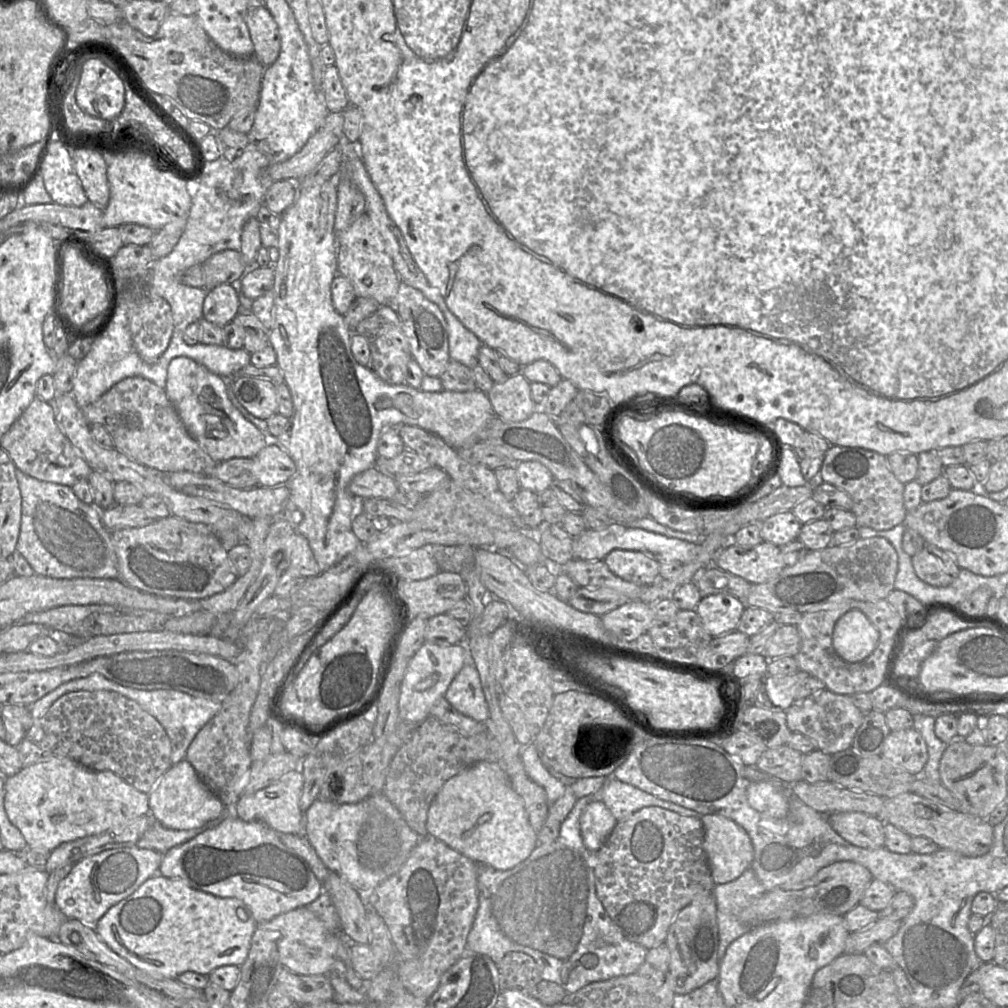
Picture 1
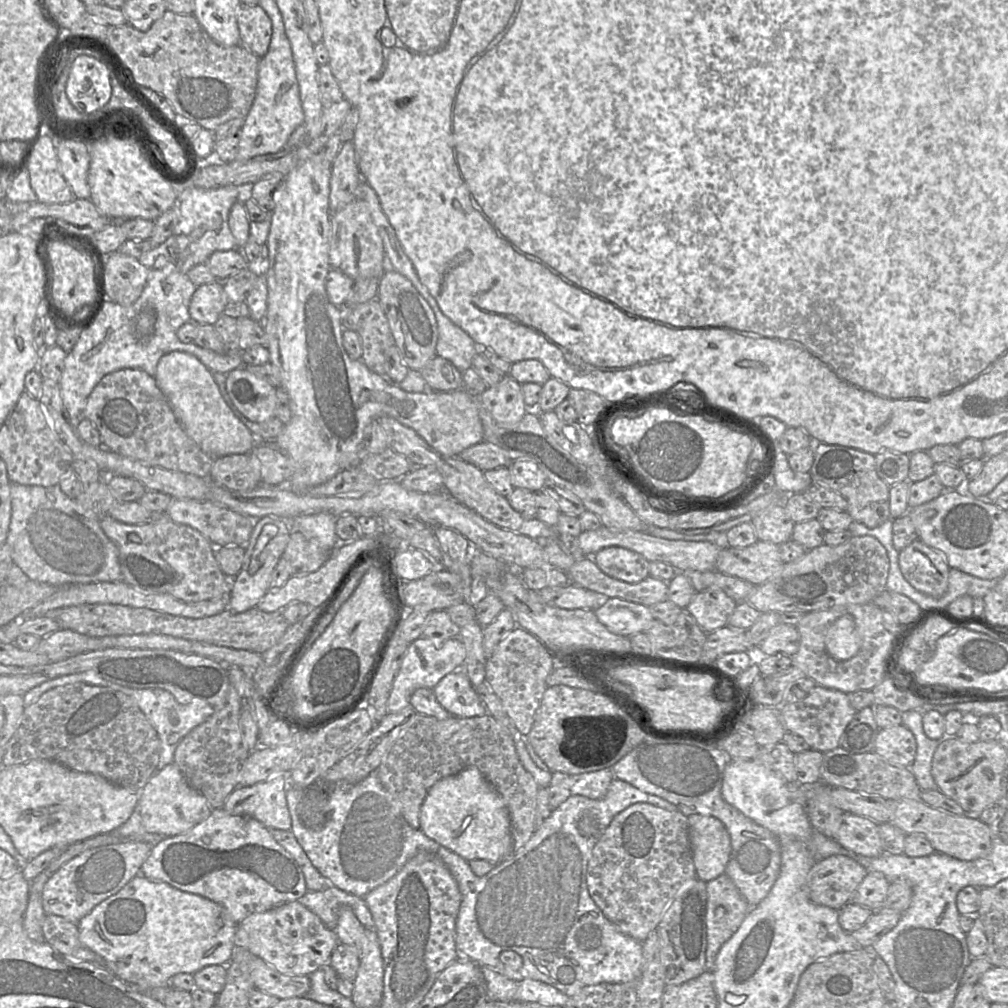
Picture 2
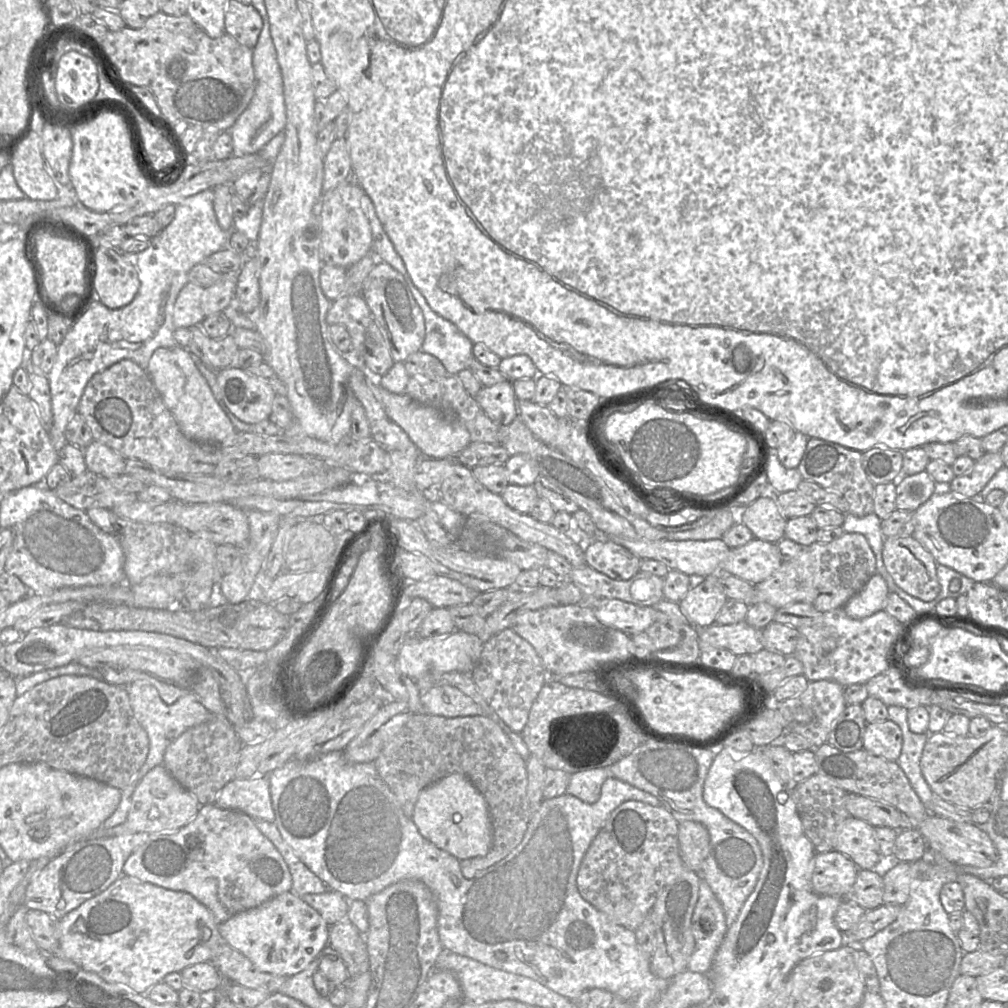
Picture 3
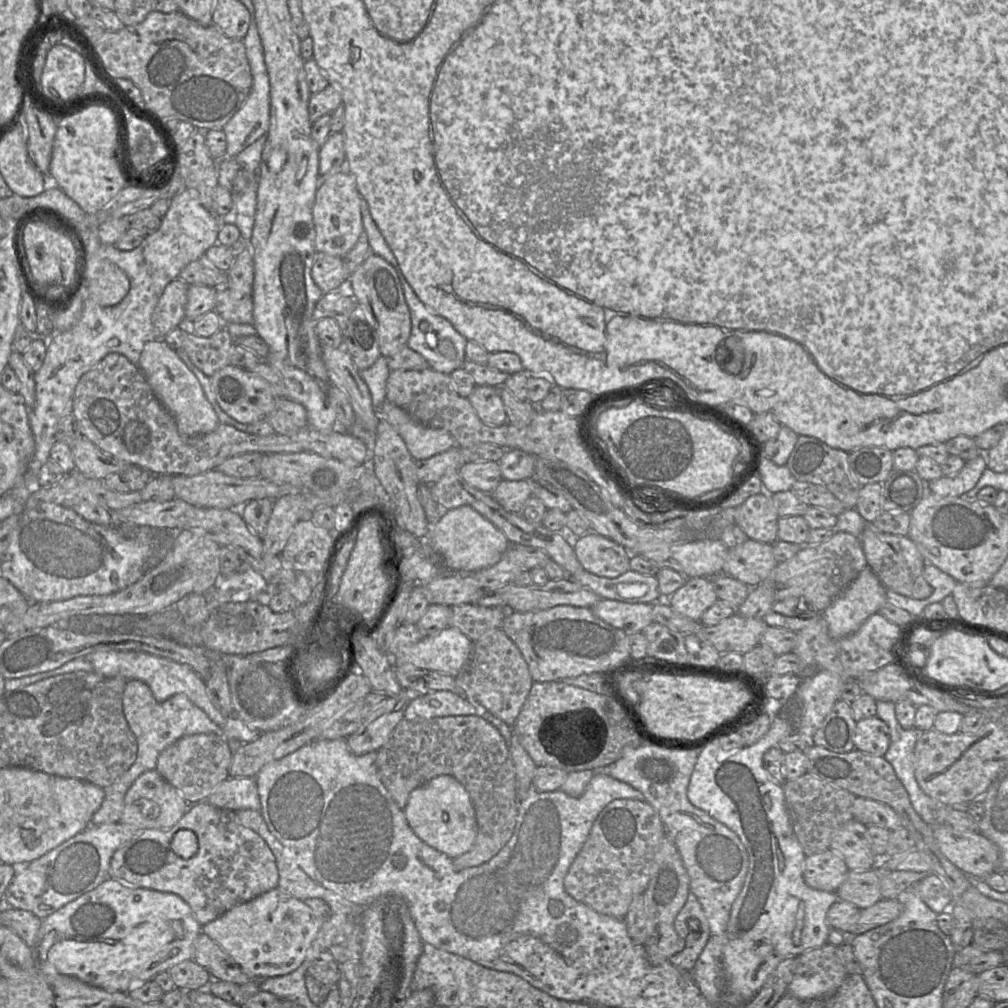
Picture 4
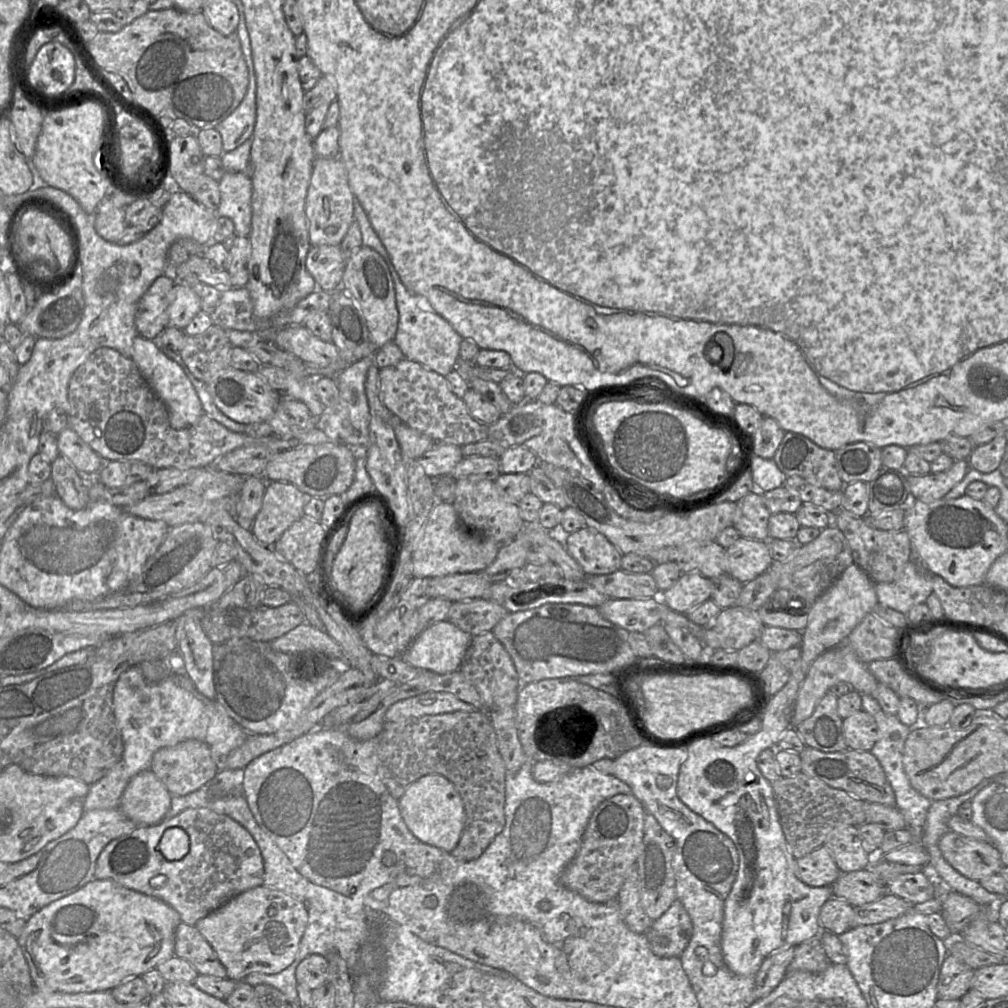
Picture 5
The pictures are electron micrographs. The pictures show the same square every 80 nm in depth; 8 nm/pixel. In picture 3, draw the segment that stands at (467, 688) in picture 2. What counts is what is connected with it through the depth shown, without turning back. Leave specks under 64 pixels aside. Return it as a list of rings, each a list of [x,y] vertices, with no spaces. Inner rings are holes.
[[[450,685],[436,686],[421,694],[425,714],[445,718],[482,716],[482,708],[469,696]]]

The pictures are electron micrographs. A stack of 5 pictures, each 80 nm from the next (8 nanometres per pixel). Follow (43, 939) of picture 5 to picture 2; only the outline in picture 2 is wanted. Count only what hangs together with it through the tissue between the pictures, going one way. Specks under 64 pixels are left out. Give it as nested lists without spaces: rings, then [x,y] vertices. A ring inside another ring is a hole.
[[[142,875],[134,877],[120,891],[108,897],[93,910],[84,916],[78,923],[79,939],[87,948],[99,955],[104,966],[116,977],[124,981],[126,984],[134,987],[139,992],[146,992],[156,987],[168,985],[170,979],[178,973],[194,974],[202,968],[210,965],[226,965],[231,961],[235,949],[235,933],[238,923],[234,922],[226,910],[219,904],[204,898],[197,894],[188,893],[179,890],[165,882],[155,881],[145,878]]]

